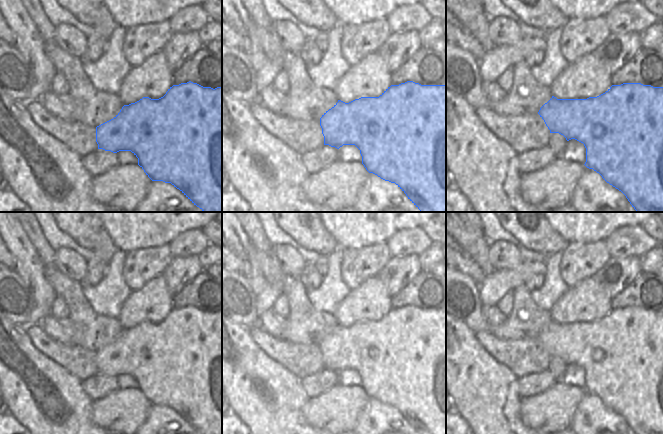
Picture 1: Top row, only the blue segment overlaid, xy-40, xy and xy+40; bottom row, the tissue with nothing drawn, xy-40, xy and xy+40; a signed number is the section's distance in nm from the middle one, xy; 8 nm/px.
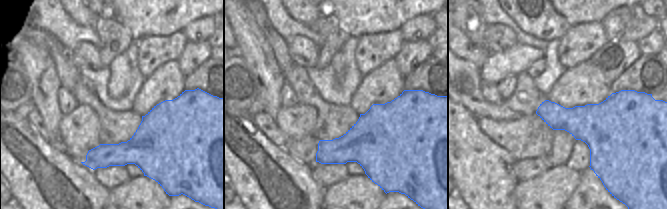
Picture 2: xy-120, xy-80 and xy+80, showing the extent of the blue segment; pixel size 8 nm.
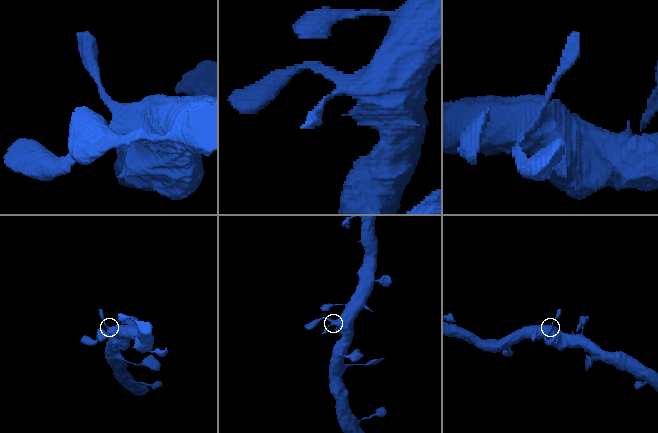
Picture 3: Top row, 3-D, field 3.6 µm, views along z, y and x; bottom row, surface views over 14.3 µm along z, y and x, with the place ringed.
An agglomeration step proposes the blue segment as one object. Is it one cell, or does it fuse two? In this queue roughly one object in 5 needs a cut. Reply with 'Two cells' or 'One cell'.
One cell.

